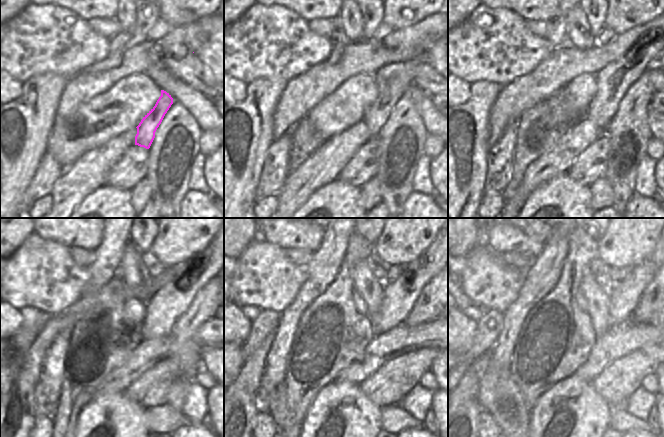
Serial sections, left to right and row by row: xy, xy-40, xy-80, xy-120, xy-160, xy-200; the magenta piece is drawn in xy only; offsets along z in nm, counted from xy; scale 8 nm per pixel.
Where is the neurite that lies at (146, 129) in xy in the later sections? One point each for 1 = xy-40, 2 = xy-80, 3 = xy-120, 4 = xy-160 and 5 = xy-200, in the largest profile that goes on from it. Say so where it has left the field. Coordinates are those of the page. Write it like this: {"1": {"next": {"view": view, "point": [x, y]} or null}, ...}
{"1": {"next": {"view": "xy-40", "point": [392, 80]}}, "2": {"next": {"view": "xy-80", "point": [613, 82]}}, "3": {"next": {"view": "xy-120", "point": [168, 304]}}, "4": {"next": {"view": "xy-160", "point": [399, 297]}}, "5": {"next": {"view": "xy-200", "point": [624, 295]}}}

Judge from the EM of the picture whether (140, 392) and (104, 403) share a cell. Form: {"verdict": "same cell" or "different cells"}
{"verdict": "different cells"}

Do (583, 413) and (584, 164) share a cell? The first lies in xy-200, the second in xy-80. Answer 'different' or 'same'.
different

